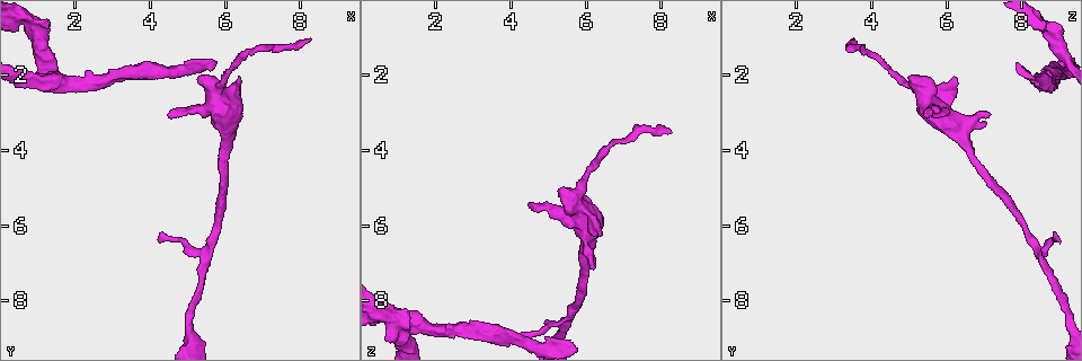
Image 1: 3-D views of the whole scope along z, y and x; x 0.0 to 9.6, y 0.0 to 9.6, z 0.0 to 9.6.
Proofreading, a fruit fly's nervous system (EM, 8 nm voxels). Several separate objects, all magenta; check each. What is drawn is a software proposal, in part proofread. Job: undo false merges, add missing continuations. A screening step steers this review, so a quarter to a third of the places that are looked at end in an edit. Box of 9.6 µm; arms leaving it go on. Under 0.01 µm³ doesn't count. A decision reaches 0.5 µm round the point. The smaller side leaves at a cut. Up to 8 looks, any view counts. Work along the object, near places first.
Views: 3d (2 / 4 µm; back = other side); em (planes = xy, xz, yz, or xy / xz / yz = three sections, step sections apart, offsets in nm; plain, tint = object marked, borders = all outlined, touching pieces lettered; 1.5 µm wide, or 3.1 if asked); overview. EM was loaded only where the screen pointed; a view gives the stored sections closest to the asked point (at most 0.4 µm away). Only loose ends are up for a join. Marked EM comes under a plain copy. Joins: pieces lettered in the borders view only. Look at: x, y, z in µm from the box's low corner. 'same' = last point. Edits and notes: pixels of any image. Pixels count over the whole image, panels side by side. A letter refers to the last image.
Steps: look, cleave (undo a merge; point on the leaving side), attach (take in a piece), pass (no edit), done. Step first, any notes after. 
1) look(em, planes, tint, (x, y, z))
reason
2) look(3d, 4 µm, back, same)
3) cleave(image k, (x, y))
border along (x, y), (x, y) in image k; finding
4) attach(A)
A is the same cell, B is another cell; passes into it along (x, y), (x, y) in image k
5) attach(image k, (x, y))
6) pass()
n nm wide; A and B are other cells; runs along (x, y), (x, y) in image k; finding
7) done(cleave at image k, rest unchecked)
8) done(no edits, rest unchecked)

look(3d, 2 µm, (4.20, 6.35, 9.00))
thin end

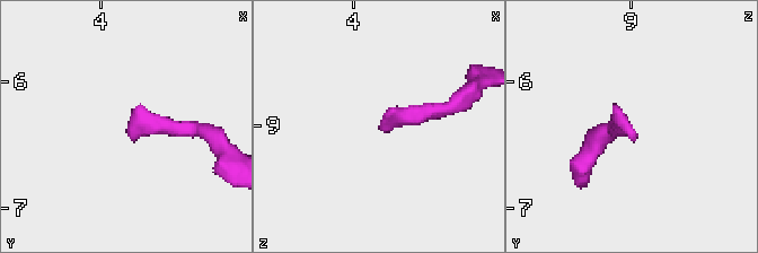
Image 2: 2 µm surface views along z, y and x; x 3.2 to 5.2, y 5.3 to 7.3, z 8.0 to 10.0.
look(em, xz, step 8, tint, (4.26, 6.42, 9.06))
now the EM

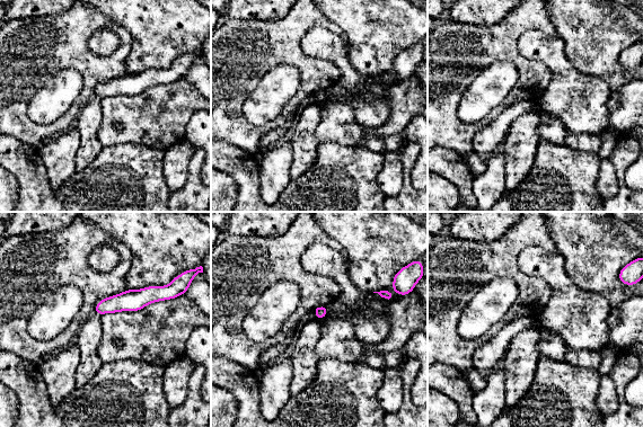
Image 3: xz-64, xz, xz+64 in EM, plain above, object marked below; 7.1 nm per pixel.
look(em, planes, borders, same)

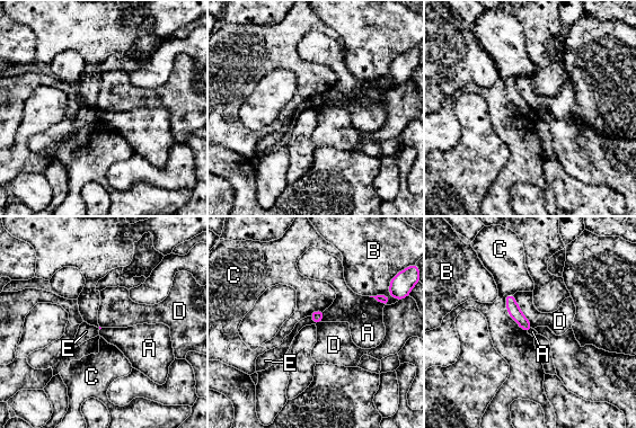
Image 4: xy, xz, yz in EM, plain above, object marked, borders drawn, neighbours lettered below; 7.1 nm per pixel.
pass()
A, B, C, D and E are other cells; runs along (508, 297), (514, 312), (527, 328) in image 4; none of them fits

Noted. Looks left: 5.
look(3d, 2 µm, (0.95, 2.15, 8.50))
calibre changes

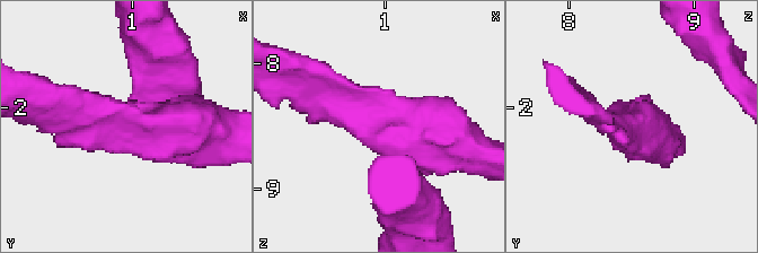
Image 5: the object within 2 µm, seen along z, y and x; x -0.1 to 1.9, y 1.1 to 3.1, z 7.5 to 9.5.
look(em, xy, step 8, borders, (0.94, 2.12, 8.50))

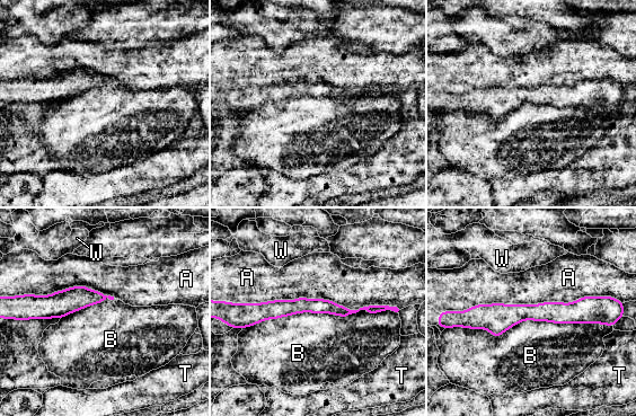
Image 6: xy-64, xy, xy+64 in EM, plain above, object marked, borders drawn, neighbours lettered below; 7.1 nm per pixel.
look(em, planes, borders, same)

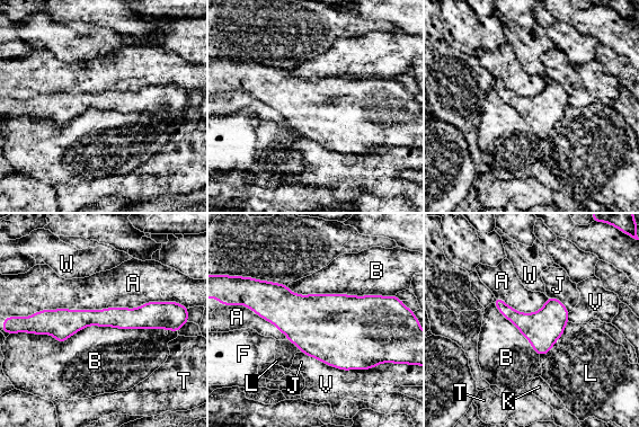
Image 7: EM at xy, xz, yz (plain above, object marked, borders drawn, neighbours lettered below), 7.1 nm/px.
pass()
A, B, F, J, K, L, T, V and W are other cells; runs along (161, 312), (44, 322), (35, 330) in image 7; all the same neuron

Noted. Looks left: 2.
look(em, xz, step 4, borders, (4.50, 3.00, 5.40))
free end

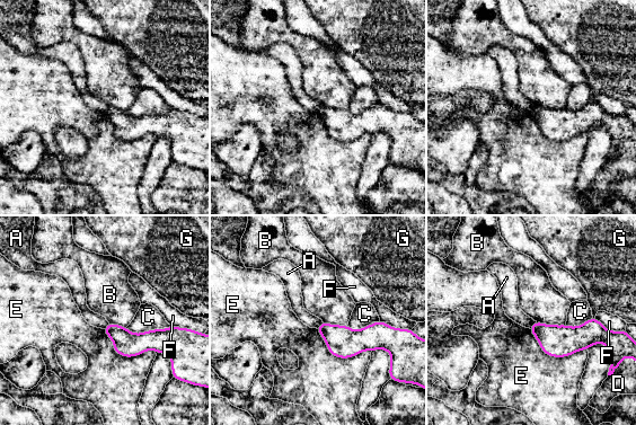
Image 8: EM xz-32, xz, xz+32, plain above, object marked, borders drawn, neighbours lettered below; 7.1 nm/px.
pass()
A, B, C, D, E, F and G are other cells; border along (323, 322), (316, 328) in image 8; no lettered piece goes on from it

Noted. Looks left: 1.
done(no edits, rest unchecked)

